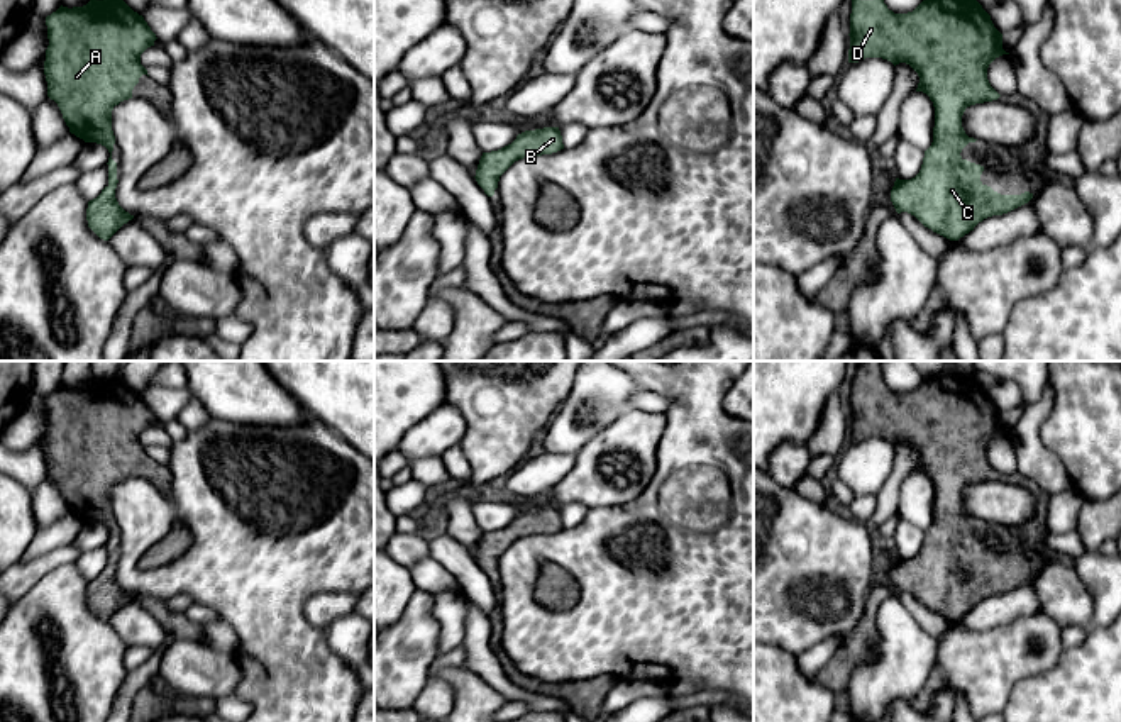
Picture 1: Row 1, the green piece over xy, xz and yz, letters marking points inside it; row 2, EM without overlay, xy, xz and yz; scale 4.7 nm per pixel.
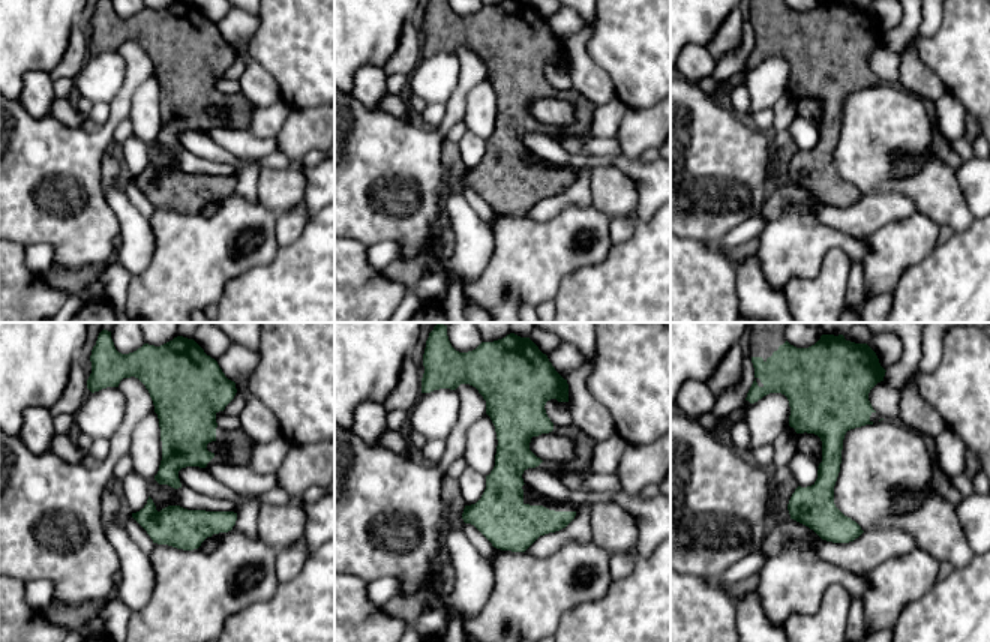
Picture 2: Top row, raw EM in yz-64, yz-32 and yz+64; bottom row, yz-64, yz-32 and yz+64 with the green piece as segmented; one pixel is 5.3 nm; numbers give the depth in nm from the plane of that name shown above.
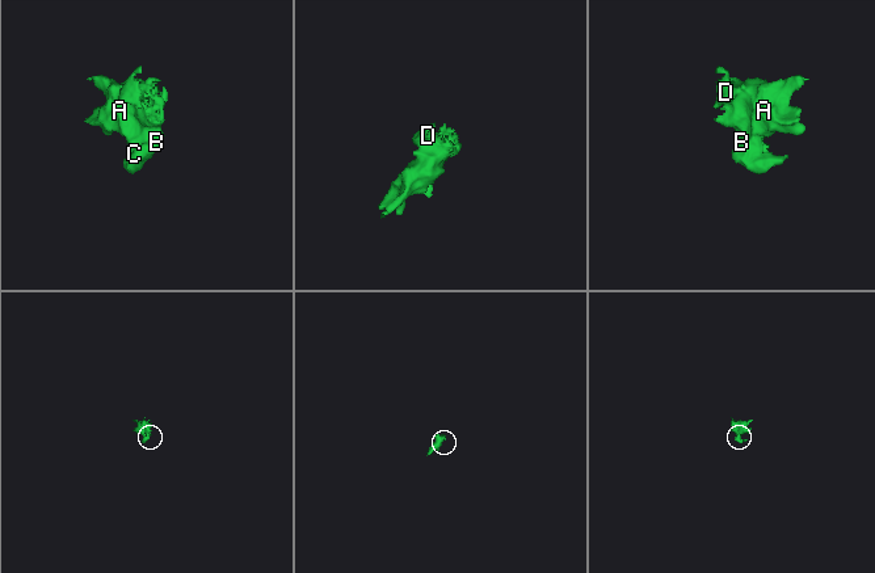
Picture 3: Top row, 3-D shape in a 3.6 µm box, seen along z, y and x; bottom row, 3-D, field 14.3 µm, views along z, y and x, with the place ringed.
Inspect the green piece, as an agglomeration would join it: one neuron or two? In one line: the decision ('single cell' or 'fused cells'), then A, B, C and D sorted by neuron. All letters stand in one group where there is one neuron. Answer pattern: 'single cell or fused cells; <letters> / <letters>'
single cell; A B C D

